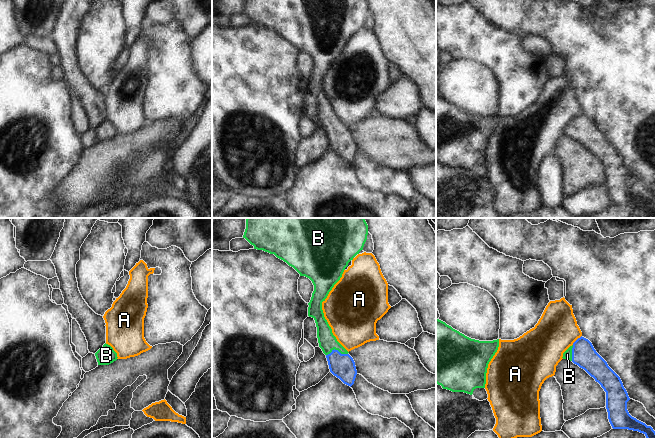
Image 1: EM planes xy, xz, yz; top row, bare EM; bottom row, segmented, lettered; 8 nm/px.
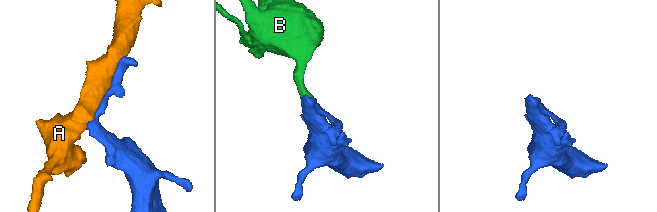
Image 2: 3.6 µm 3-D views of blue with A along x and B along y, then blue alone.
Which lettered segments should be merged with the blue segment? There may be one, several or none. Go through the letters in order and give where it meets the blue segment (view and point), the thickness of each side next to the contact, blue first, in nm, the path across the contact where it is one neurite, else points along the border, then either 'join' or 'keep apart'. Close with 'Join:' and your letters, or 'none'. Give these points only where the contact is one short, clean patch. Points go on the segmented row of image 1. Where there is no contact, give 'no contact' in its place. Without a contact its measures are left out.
A: yz (576, 340) | 200/320 nm | keep apart
B: xz (336, 350) | 200/150 nm | across xz (342, 366), (336, 350), (327, 341) | join
Join: B

